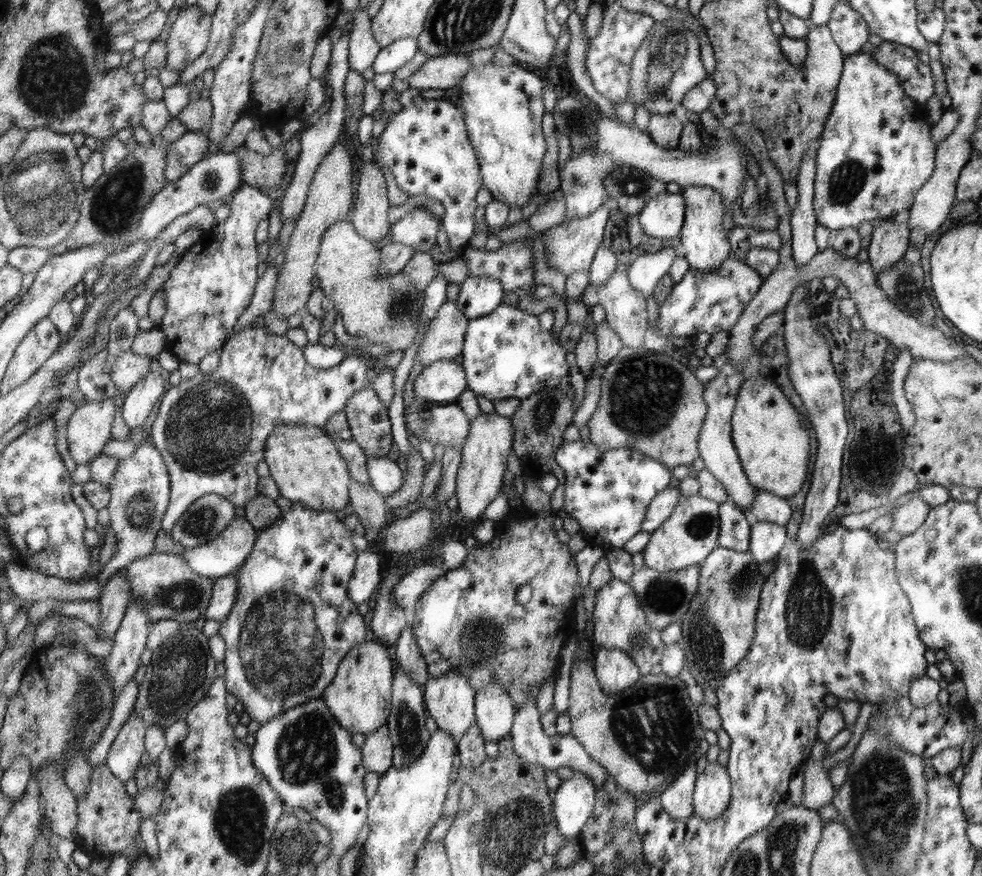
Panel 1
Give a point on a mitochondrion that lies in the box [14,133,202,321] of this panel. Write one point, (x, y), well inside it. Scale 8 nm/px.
(111, 209)

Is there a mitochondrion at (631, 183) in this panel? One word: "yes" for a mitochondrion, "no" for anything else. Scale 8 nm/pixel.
yes

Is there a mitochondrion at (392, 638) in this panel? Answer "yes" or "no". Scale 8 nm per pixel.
no

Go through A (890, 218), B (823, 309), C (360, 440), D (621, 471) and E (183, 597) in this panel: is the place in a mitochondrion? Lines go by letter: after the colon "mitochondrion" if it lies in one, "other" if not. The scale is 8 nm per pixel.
A: other
B: other
C: other
D: other
E: mitochondrion

